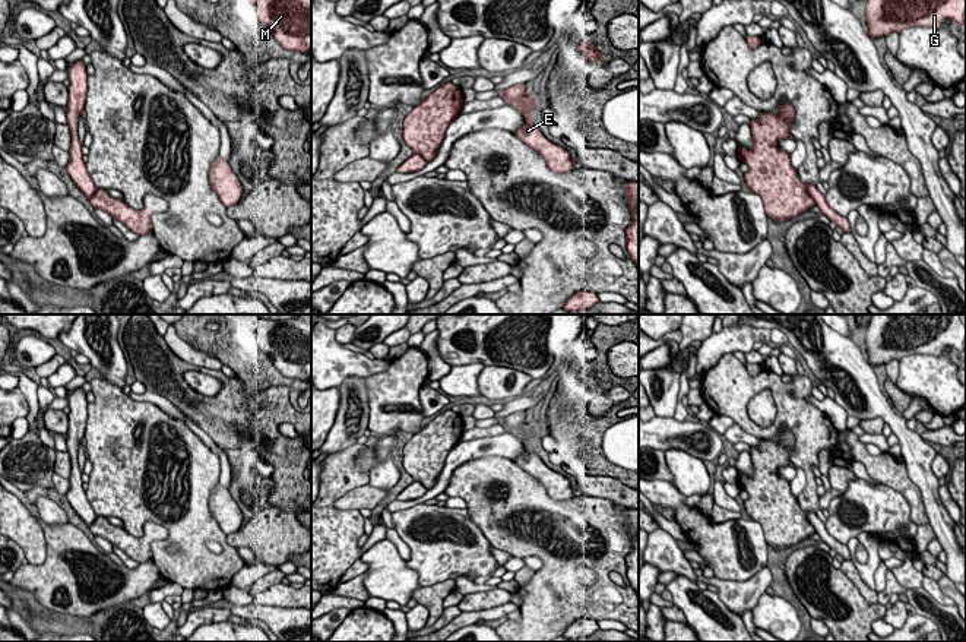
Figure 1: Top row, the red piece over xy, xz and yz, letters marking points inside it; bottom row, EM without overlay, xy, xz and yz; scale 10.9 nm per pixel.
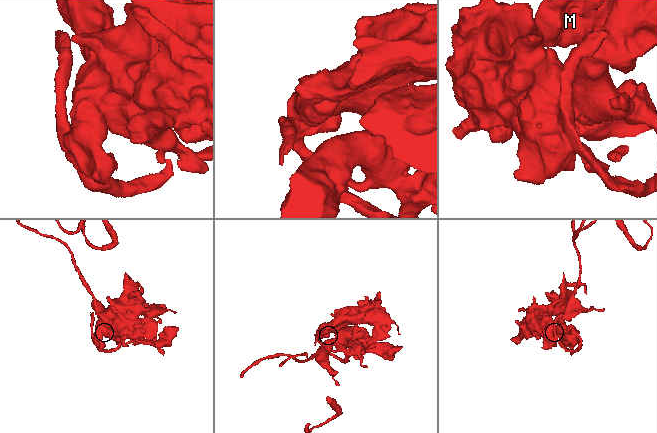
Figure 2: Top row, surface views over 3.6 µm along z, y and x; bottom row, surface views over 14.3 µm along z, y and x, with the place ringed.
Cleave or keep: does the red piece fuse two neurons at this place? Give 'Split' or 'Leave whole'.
Leave whole

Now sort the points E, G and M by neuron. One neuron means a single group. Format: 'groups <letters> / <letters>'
groups E G M

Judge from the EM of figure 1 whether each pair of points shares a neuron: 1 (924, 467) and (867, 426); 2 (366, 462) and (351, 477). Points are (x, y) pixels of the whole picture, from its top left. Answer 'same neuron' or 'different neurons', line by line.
1: different neurons
2: different neurons

